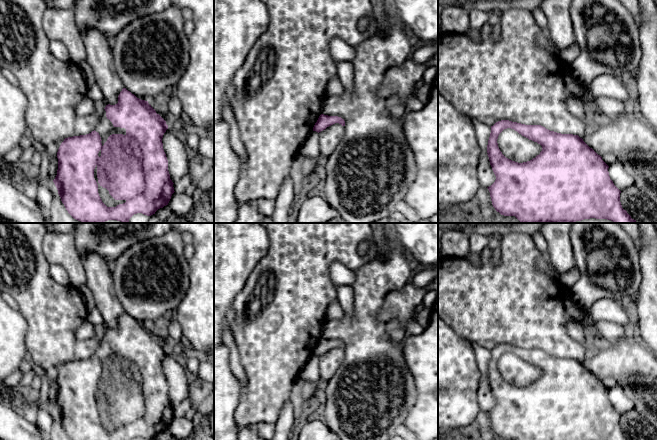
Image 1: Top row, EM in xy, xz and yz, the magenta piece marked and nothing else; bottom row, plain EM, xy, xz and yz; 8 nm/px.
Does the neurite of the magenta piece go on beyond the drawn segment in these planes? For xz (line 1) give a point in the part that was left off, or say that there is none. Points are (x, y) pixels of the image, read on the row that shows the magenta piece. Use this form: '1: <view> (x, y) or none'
1: none

